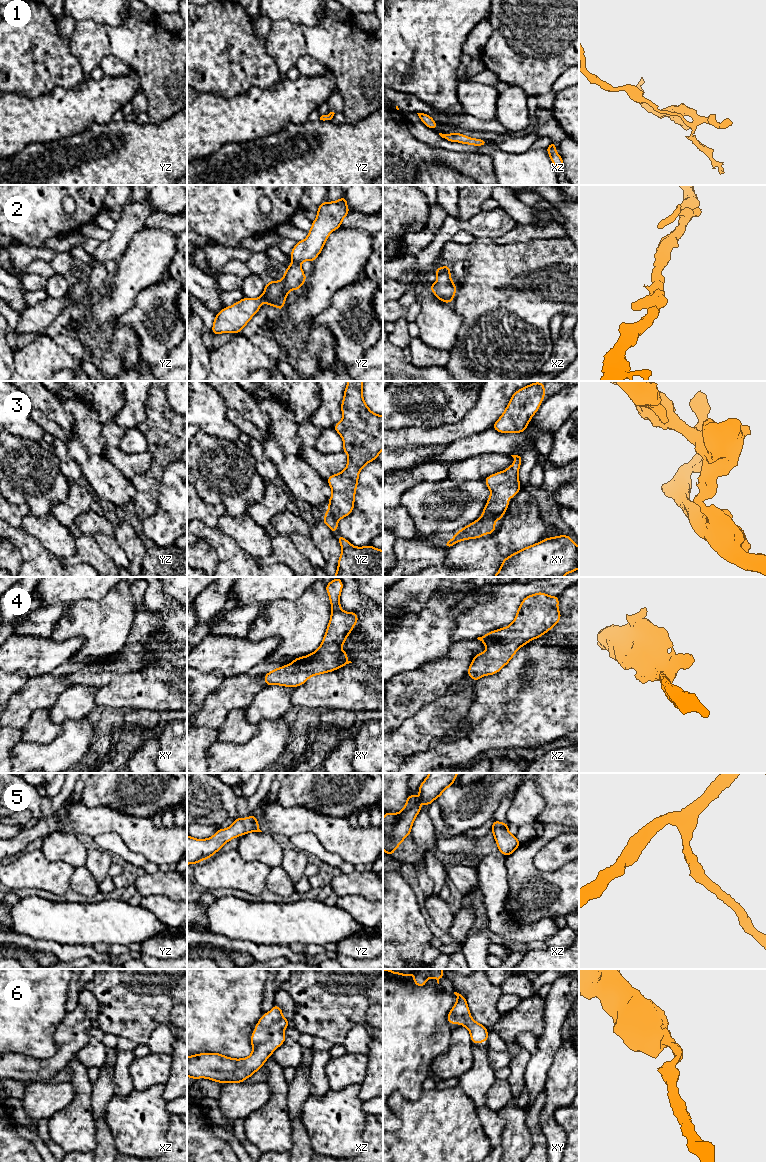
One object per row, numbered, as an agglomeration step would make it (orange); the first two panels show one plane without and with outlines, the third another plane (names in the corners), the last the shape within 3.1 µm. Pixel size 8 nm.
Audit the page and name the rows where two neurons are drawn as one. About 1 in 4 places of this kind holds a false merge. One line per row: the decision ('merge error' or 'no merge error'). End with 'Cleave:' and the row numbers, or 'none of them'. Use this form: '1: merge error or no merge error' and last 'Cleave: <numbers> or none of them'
1: no merge error
2: no merge error
3: merge error
4: no merge error
5: no merge error
6: no merge error
Cleave: 3

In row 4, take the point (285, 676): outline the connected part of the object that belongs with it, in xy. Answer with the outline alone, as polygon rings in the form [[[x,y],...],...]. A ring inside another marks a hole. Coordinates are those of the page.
[[[339,577],[326,584],[326,591],[329,595],[332,611],[330,621],[320,647],[315,652],[307,656],[295,658],[291,664],[287,664],[266,673],[264,680],[267,686],[281,685],[294,688],[304,684],[312,676],[332,672],[342,666],[352,663],[346,659],[349,653],[343,652],[341,647],[345,643],[349,633],[353,630],[353,627],[358,622],[358,616],[354,612],[345,612],[341,609],[340,594],[342,589],[343,583]]]

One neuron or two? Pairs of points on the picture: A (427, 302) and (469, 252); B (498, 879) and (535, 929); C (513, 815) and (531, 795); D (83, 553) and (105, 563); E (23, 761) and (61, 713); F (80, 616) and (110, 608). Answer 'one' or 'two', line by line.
A: two
B: one
C: one
D: one
E: two
F: one

